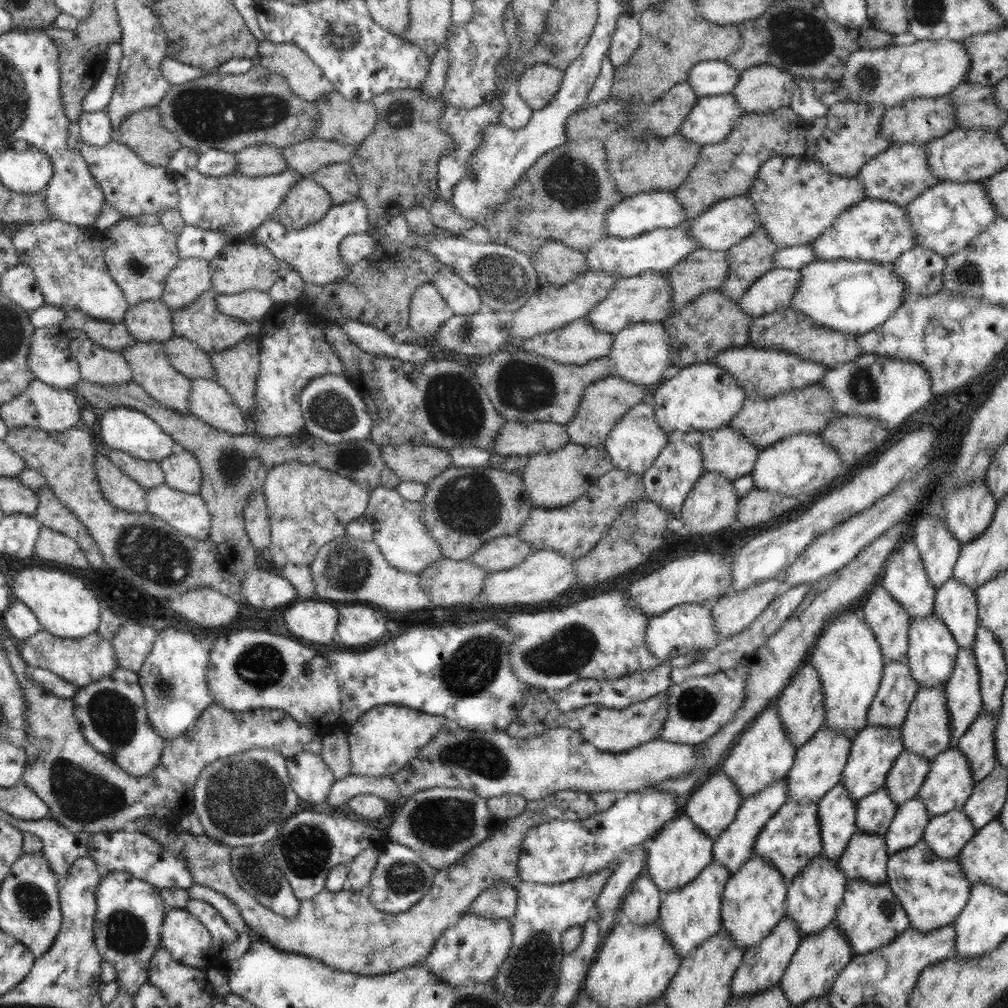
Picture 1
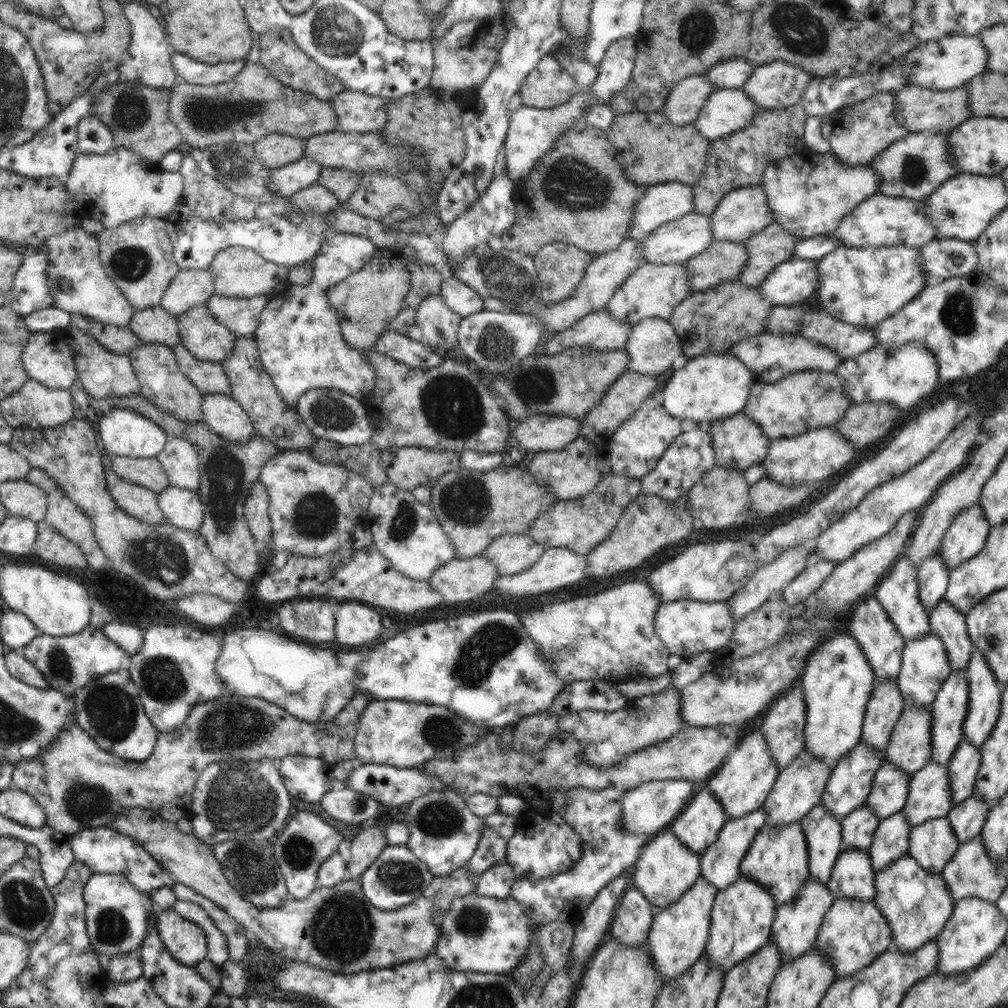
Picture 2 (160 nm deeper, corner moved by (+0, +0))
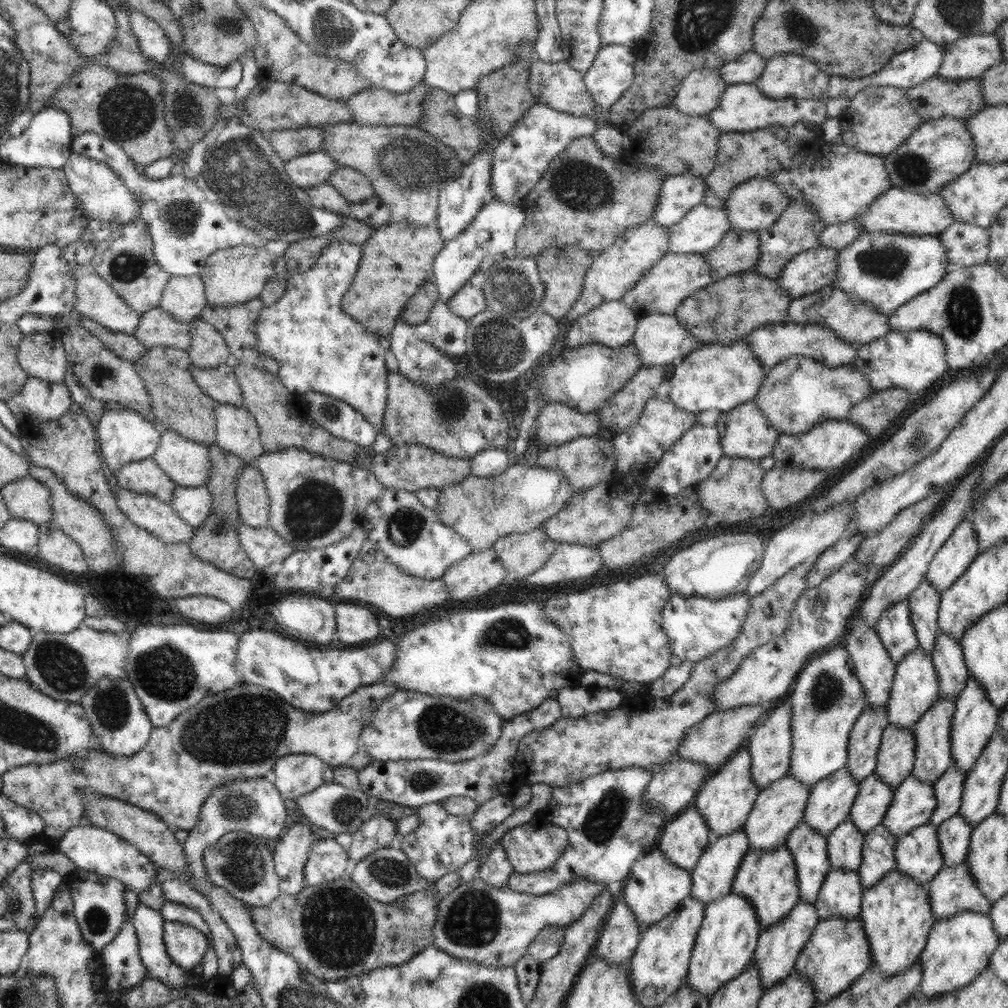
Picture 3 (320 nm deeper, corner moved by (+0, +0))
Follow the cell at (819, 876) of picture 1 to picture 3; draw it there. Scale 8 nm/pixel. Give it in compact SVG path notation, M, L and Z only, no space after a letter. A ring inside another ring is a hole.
M799 900L788 916L785 916L776 925L771 924L760 931L758 946L755 948L752 963L760 973L761 986L764 989L775 986L794 972L796 959L804 948L804 944L810 941L810 936L812 936L819 920L816 907Z

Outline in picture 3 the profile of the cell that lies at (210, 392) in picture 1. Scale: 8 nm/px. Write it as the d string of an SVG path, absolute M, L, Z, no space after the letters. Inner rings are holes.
M217 403L214 414L215 444L252 465L265 452L255 418L243 406L233 404Z

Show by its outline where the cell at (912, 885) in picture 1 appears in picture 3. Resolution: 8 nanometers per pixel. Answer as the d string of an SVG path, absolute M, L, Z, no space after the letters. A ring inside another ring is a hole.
M893 869L880 882L862 893L861 911L859 914L861 926L865 930L870 943L869 950L873 958L872 969L875 966L881 974L900 974L908 970L919 960L920 953L928 943L928 934L936 922L933 917L931 904L929 904L928 889L925 885L918 884L911 876Z

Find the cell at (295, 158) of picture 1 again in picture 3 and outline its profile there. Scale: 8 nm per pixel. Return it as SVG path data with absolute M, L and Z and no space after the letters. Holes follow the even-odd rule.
M350 122L326 125L322 127L322 132L323 150L336 159L339 166L355 168L364 174L370 180L375 196L384 200L384 205L391 209L390 222L376 227L372 238L368 238L362 245L362 259L358 270L341 302L344 313L382 339L391 334L405 304L418 287L427 280L433 280L433 260L445 244L437 225L440 185L460 175L464 164L447 144L441 143L435 136L428 135L416 126Z

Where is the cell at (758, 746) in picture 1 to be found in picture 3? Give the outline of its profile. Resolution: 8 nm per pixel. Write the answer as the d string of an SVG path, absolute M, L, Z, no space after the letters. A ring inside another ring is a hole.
M745 744L731 755L729 761L724 763L718 772L709 775L695 797L692 805L696 806L696 811L705 818L713 837L736 832L744 826L749 812L754 808L760 788L751 779L751 764L752 759Z

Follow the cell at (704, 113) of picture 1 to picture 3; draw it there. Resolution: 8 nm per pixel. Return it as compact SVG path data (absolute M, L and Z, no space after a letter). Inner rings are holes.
M754 83L729 84L725 88L717 107L709 112L708 119L719 130L725 132L746 132L760 128L781 128L790 132L796 122L809 126L820 126L827 119L824 101L816 99L772 99L764 96Z

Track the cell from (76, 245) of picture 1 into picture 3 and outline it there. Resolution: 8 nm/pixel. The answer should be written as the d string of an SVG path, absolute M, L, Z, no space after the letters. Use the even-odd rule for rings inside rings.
M87 264L82 268L73 270L73 278L76 281L76 304L73 310L76 310L80 318L88 318L94 322L103 325L114 332L122 332L124 334L133 335L140 325L141 314L135 312L122 300L116 291L99 275L95 272L91 264Z

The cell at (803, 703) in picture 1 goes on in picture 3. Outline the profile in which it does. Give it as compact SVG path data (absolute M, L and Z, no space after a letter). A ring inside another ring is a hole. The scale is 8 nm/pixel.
M785 701L781 706L772 708L762 719L759 726L754 729L749 737L747 749L750 753L752 764L749 768L751 779L762 789L780 780L789 771L790 753L792 750L792 705Z

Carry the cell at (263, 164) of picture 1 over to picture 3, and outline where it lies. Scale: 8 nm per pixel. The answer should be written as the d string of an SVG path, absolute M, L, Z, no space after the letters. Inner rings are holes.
M322 127L276 129L270 131L266 136L283 161L300 154L323 150Z

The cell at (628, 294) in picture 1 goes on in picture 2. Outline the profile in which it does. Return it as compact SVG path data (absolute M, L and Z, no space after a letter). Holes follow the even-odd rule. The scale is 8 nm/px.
M641 264L624 284L613 293L605 306L606 312L628 326L636 325L645 317L660 318L668 321L674 313L674 307L691 293L691 280L688 269L681 264Z

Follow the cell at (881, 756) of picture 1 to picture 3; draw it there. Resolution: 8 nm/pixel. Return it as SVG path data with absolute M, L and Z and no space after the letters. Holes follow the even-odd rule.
M845 766L840 768L812 786L803 822L827 837L849 818L858 792L859 782L855 776L851 776Z

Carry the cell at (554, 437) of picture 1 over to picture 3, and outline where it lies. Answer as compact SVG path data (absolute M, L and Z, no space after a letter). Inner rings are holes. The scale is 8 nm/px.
M548 403L537 418L536 441L551 447L558 446L578 437L589 437L602 433L598 410L578 412L568 405Z

